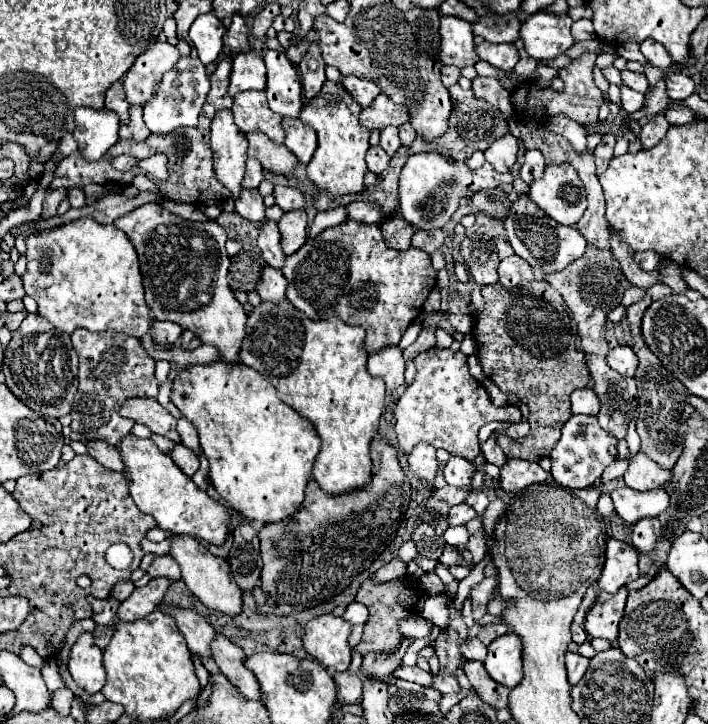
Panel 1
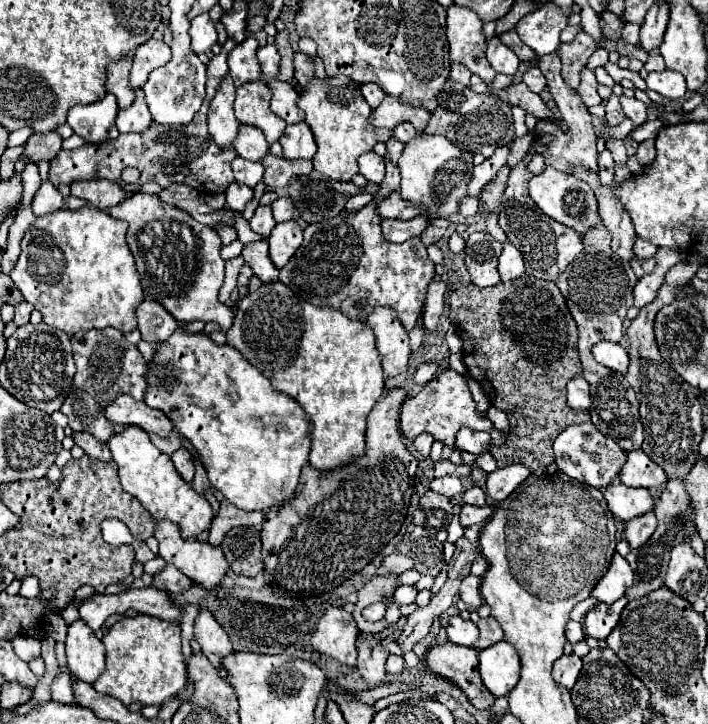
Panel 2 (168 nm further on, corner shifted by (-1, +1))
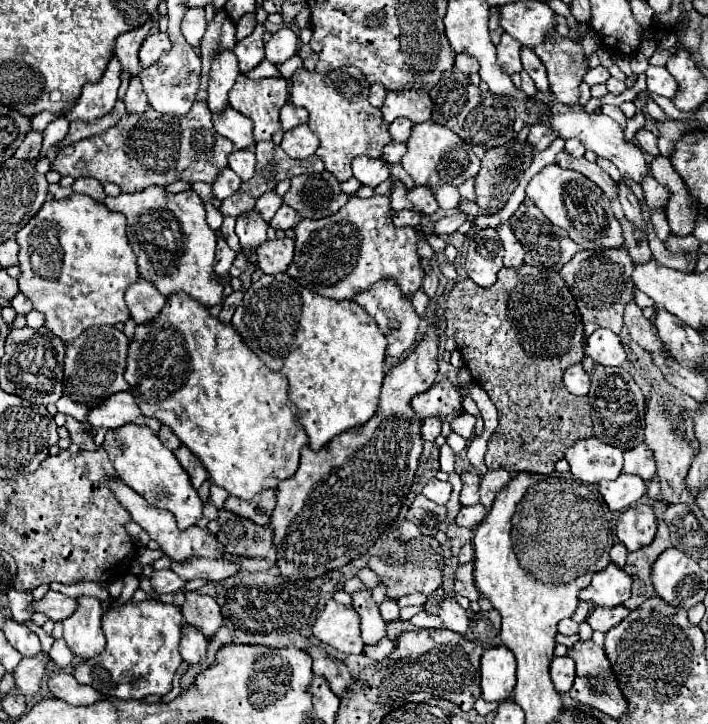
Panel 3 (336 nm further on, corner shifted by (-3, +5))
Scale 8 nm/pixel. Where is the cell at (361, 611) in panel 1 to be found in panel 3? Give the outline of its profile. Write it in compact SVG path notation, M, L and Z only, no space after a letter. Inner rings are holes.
M385 599L381 605L379 605L379 611L383 615L385 621L393 621L393 619L399 619L399 607L393 599Z

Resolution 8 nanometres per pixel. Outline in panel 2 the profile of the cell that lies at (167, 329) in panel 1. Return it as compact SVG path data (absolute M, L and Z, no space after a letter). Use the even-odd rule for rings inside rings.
M143 299L143 303L139 303L137 307L137 327L141 331L141 337L149 343L161 343L165 341L175 329L177 329L177 321L167 313L165 307L161 307L157 301L153 299Z

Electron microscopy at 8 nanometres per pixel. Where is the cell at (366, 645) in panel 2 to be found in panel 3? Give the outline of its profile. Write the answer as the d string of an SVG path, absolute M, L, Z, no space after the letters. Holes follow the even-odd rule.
M371 591L353 593L353 607L361 619L361 639L365 645L377 645L383 637L387 637L385 621L377 609L377 603L371 599Z

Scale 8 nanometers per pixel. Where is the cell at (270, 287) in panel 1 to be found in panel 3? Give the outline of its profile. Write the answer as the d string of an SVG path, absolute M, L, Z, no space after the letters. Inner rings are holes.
M251 211L249 215L243 215L243 219L251 219L251 221L237 221L237 235L239 235L239 241L241 241L241 247L247 251L255 251L261 243L267 241L267 223L255 213Z

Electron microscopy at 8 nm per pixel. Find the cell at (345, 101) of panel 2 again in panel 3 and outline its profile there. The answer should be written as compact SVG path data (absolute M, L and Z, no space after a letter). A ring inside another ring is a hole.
M339 67L327 75L299 69L291 81L289 101L309 111L309 127L321 141L315 155L321 157L327 171L331 171L339 181L347 181L353 177L351 161L357 155L381 157L381 149L391 141L387 131L389 125L383 121L381 109L371 107L367 99L369 83L359 69Z

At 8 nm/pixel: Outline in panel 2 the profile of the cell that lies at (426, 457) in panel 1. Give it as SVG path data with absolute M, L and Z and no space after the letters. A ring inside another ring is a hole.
M421 433L421 435L419 435L419 437L415 437L415 441L413 441L413 445L417 447L417 451L419 451L421 455L429 455L431 443L433 443L433 439L431 439L431 435L429 435L429 433Z

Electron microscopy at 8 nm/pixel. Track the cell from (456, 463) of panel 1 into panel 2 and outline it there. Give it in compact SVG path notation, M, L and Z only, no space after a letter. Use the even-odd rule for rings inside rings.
M441 477L441 479L433 479L429 489L451 499L453 495L461 493L461 481L459 481L459 477Z

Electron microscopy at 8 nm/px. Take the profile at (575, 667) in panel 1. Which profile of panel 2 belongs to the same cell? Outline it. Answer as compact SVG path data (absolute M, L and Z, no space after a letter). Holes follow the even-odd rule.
M563 655L553 665L553 679L567 689L575 685L579 673L581 673L581 659L577 655Z

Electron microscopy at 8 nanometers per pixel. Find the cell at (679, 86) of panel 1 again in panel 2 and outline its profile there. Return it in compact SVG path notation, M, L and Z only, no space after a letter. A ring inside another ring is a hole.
M653 71L647 75L647 87L657 91L659 95L663 97L669 97L669 99L683 99L687 95L687 87L685 87L685 79L683 75L675 73L675 71Z

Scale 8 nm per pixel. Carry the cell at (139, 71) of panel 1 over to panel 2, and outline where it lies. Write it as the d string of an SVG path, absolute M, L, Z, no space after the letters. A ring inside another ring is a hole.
M149 39L143 45L137 47L135 55L133 55L133 67L131 67L131 85L143 87L143 83L147 81L149 73L157 67L161 67L163 63L167 63L167 59L171 59L171 49L165 41L157 41L157 39Z

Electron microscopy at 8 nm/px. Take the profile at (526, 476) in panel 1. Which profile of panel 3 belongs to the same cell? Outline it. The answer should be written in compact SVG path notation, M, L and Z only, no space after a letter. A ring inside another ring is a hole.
M495 469L495 471L487 471L481 479L481 505L485 505L487 509L493 505L493 499L497 497L497 493L511 481L511 473L503 471L503 469Z

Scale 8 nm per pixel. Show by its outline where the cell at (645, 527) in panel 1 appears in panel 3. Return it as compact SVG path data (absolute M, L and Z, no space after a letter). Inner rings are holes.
M637 503L619 515L617 537L629 551L637 551L649 545L655 537L655 531L657 531L657 519L649 505Z

